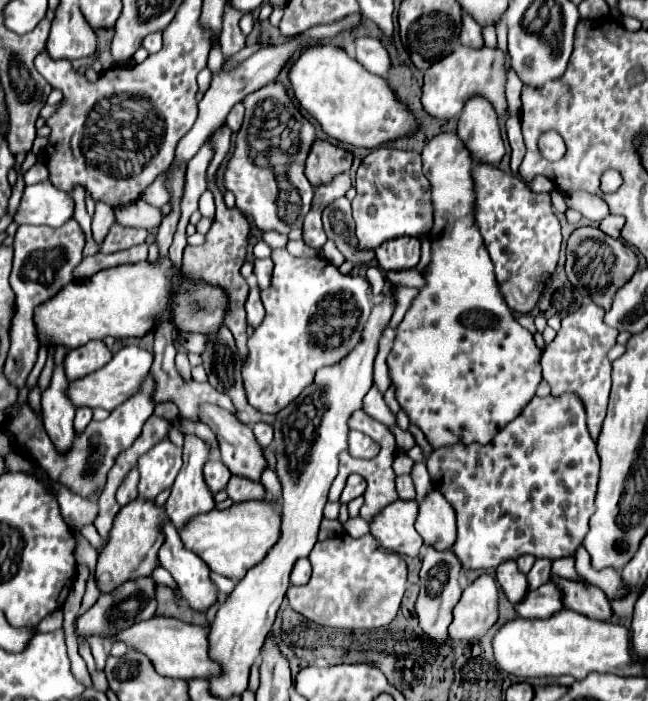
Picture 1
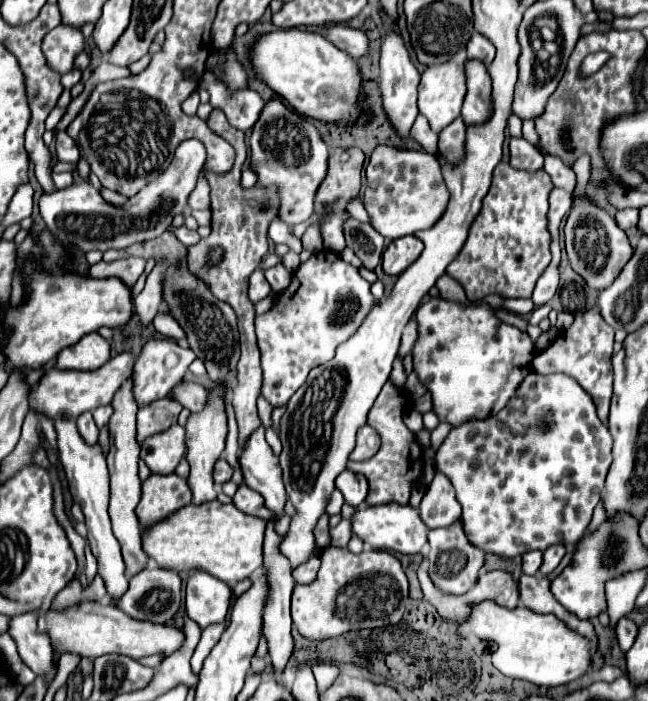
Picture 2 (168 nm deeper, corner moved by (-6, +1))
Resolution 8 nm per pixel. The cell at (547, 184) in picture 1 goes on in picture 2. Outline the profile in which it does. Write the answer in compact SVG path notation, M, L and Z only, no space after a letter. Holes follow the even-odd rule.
M513 137L509 142L509 151L512 167L529 173L543 169L543 156L523 137Z

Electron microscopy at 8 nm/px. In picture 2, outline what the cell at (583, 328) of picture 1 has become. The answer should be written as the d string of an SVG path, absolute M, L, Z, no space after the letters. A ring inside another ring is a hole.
M591 307L585 313L577 313L573 325L561 331L557 339L545 351L539 351L533 359L533 369L541 375L563 373L573 377L593 397L597 405L597 415L603 423L607 423L609 403L613 395L613 371L611 371L613 337L615 337L615 331L603 321L601 311L597 307Z

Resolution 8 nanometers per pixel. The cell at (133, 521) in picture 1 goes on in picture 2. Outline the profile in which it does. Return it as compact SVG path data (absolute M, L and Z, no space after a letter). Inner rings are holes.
M175 473L151 475L143 483L141 501L135 515L139 517L141 527L145 529L147 525L163 521L165 517L187 507L189 503L191 503L191 491L185 479L177 477Z

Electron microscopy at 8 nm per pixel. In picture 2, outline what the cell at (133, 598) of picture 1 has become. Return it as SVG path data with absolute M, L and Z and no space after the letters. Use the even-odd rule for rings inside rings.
M147 565L143 571L139 571L137 575L133 575L129 579L127 593L123 593L111 605L119 607L121 611L127 611L127 615L131 615L133 619L139 619L139 621L167 623L169 619L173 619L179 603L181 603L181 579L179 579L179 575L175 571L159 569L157 565Z

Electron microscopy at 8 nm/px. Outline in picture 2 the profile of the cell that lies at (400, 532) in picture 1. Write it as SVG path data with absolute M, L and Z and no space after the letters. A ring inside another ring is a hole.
M387 503L387 505L375 505L367 509L359 509L353 515L353 533L359 535L367 547L371 549L383 549L383 551L395 551L403 555L421 553L421 549L427 543L429 529L419 519L419 511L411 505L399 505L399 503Z

